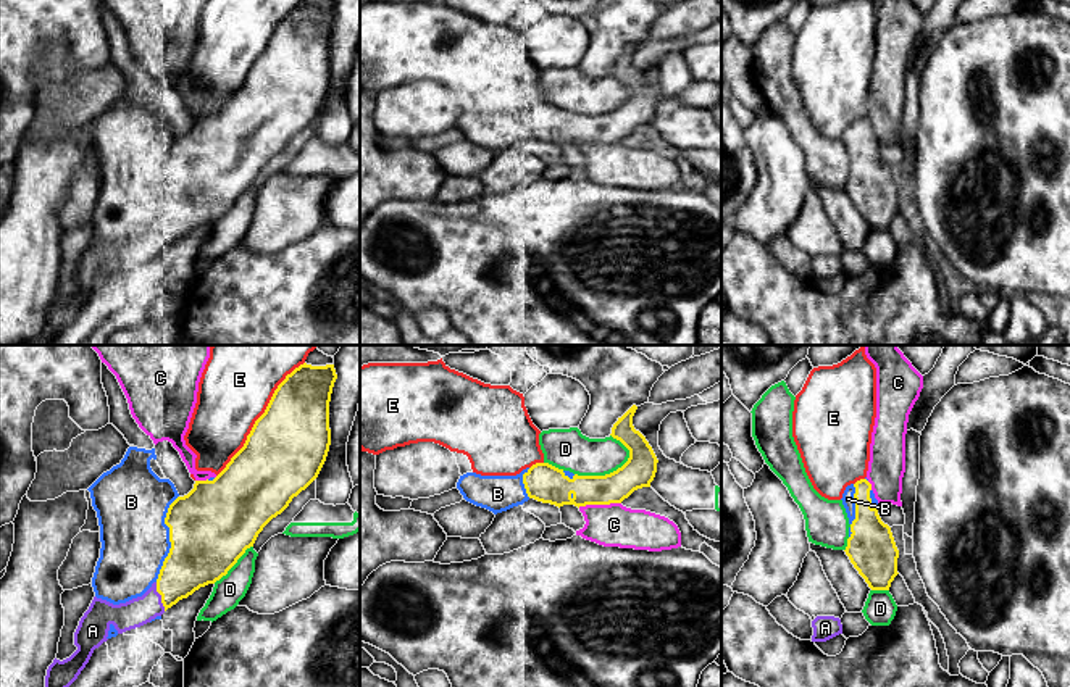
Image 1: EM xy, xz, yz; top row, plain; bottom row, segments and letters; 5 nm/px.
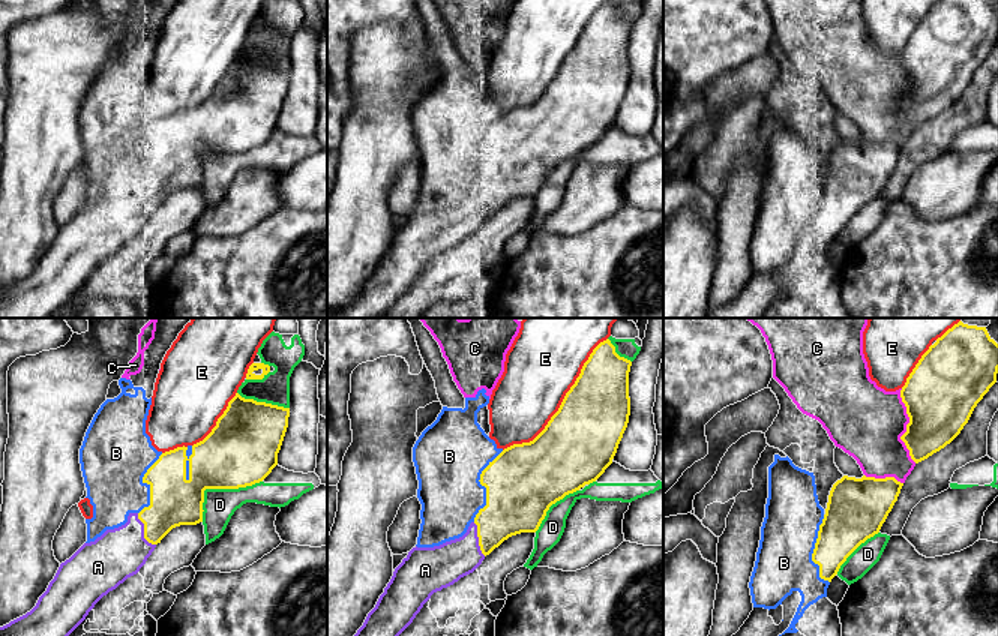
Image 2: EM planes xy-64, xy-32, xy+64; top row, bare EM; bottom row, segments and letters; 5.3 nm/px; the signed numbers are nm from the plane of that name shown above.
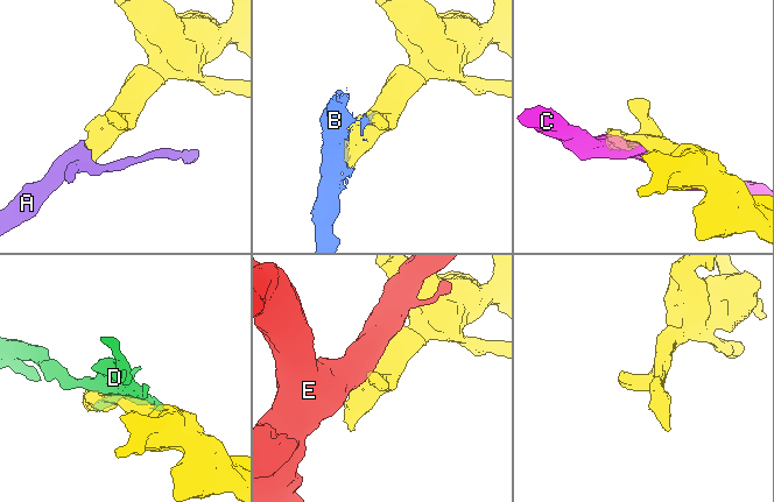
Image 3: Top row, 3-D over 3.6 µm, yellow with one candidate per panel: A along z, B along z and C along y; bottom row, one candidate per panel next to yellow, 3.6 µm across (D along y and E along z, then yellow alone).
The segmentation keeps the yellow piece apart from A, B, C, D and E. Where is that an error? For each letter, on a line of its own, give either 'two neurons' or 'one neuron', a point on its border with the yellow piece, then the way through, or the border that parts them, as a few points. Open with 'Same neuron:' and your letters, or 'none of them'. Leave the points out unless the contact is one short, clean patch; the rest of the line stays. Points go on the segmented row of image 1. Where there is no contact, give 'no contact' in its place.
Same neuron: A
A: one neuron | xy (162, 597)
B: two neurons | xy (170, 539)
C: two neurons | xz (599, 503)
D: two neurons | xz (606, 474)
E: two neurons | xy (259, 418)

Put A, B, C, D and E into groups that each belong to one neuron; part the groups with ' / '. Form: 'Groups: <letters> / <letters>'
Groups: A / B / C / D / E

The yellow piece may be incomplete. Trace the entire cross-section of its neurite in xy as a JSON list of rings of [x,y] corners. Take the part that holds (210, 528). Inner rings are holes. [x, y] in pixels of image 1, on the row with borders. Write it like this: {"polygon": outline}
{"polygon": [[[300,364],[274,390],[265,413],[255,421],[244,447],[213,481],[195,481],[194,489],[168,508],[171,548],[158,579],[137,598],[113,605],[94,597],[74,632],[77,650],[66,660],[53,660],[45,687],[69,687],[89,663],[95,648],[108,639],[113,624],[118,634],[140,627],[200,587],[215,584],[253,547],[263,527],[281,514],[294,497],[320,474],[331,445],[329,402],[337,379],[334,364]]]}

